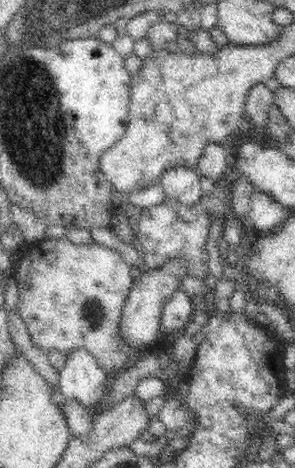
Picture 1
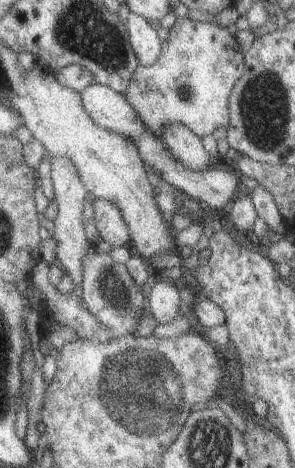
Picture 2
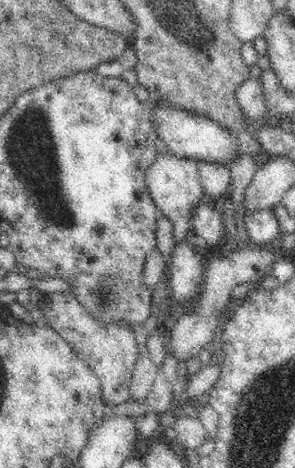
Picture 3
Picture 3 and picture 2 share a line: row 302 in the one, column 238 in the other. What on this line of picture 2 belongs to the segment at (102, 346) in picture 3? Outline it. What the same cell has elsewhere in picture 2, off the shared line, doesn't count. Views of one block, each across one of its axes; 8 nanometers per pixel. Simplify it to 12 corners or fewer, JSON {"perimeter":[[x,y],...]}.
{"perimeter":[[177,18],[123,96],[155,136],[229,124],[243,52],[227,28]]}

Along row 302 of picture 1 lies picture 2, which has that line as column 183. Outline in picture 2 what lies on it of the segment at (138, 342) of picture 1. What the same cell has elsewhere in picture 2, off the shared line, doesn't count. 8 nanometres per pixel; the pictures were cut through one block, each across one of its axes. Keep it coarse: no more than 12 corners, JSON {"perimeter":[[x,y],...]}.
{"perimeter":[[183,124],[163,126],[159,138],[187,170],[213,160]]}

